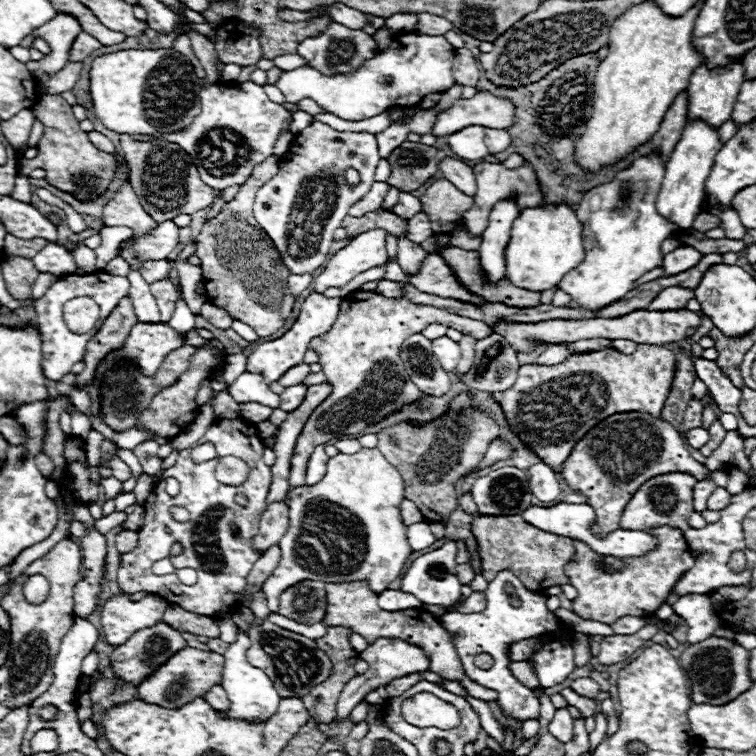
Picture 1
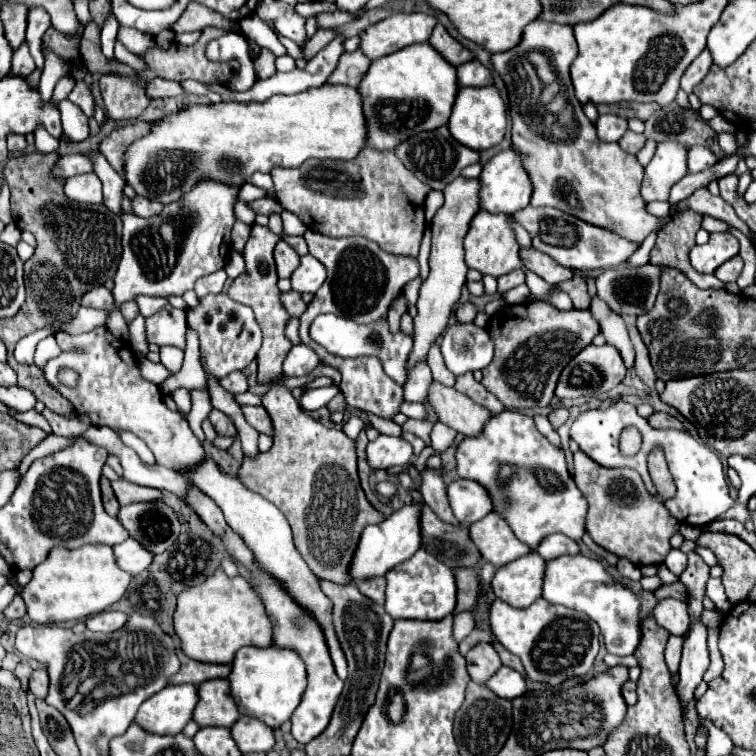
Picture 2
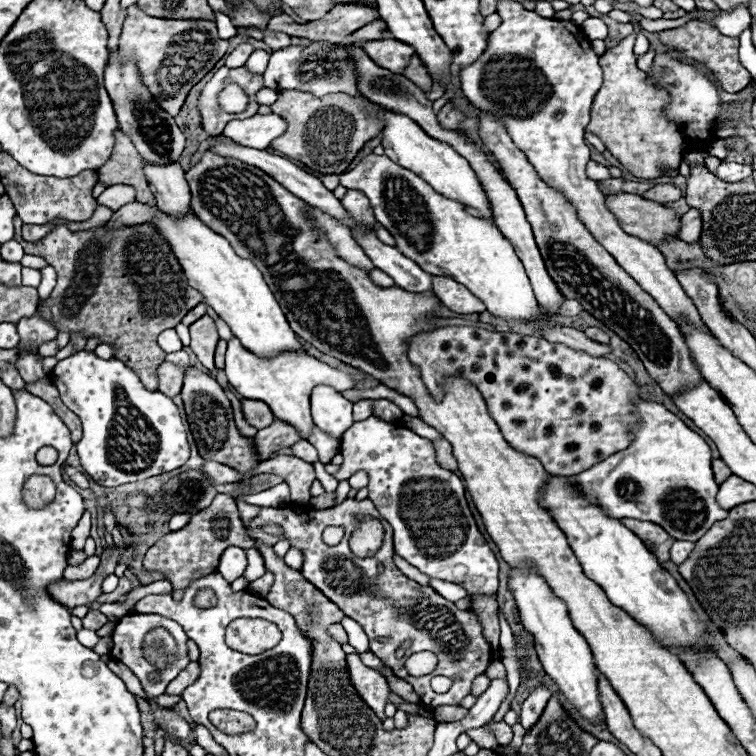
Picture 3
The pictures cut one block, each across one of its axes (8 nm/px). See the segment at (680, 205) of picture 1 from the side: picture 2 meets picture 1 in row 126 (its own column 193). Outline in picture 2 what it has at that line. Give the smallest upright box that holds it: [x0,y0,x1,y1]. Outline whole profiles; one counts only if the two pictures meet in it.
[136,684,198,734]

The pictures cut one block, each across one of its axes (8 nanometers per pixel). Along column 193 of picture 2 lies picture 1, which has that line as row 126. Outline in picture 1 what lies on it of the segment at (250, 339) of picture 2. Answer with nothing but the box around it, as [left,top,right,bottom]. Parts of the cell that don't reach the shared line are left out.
[254,122,380,274]

